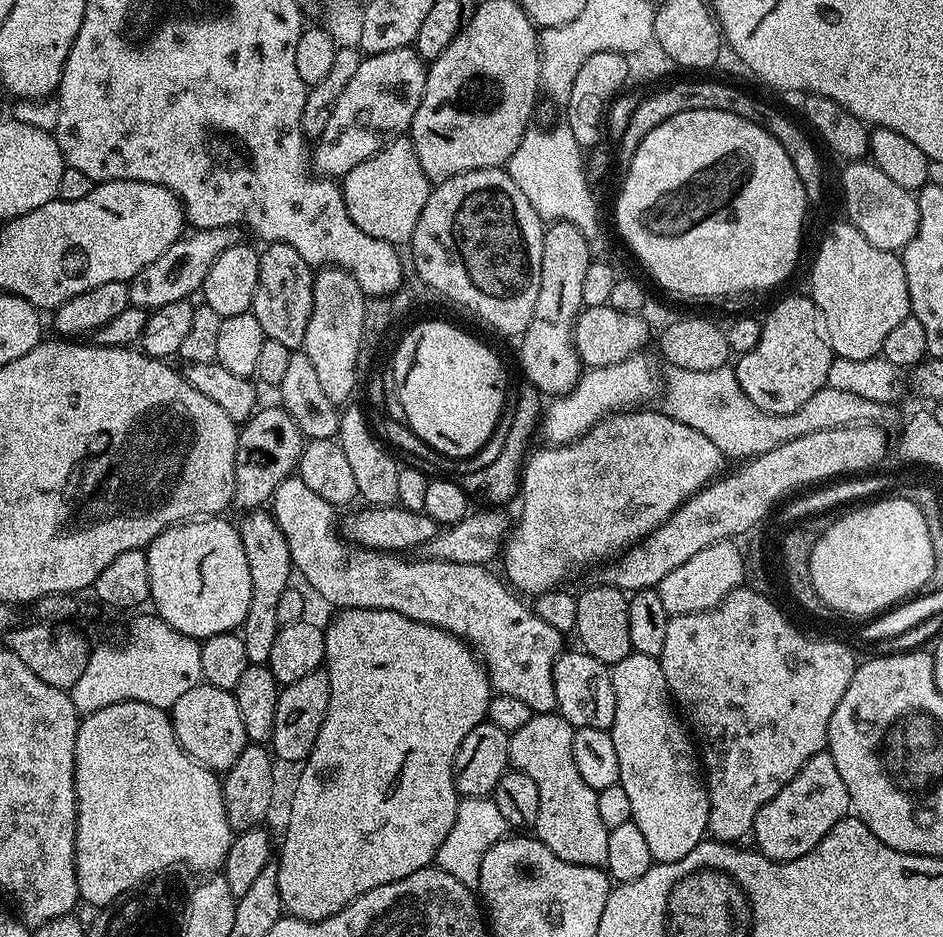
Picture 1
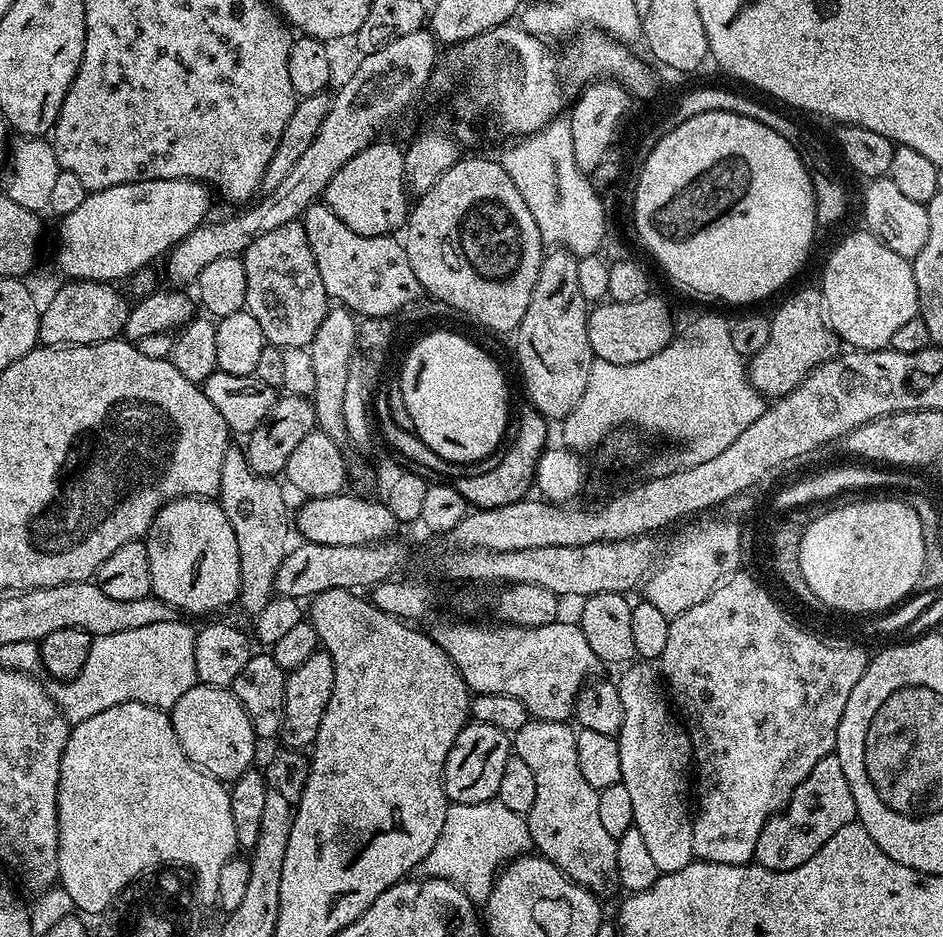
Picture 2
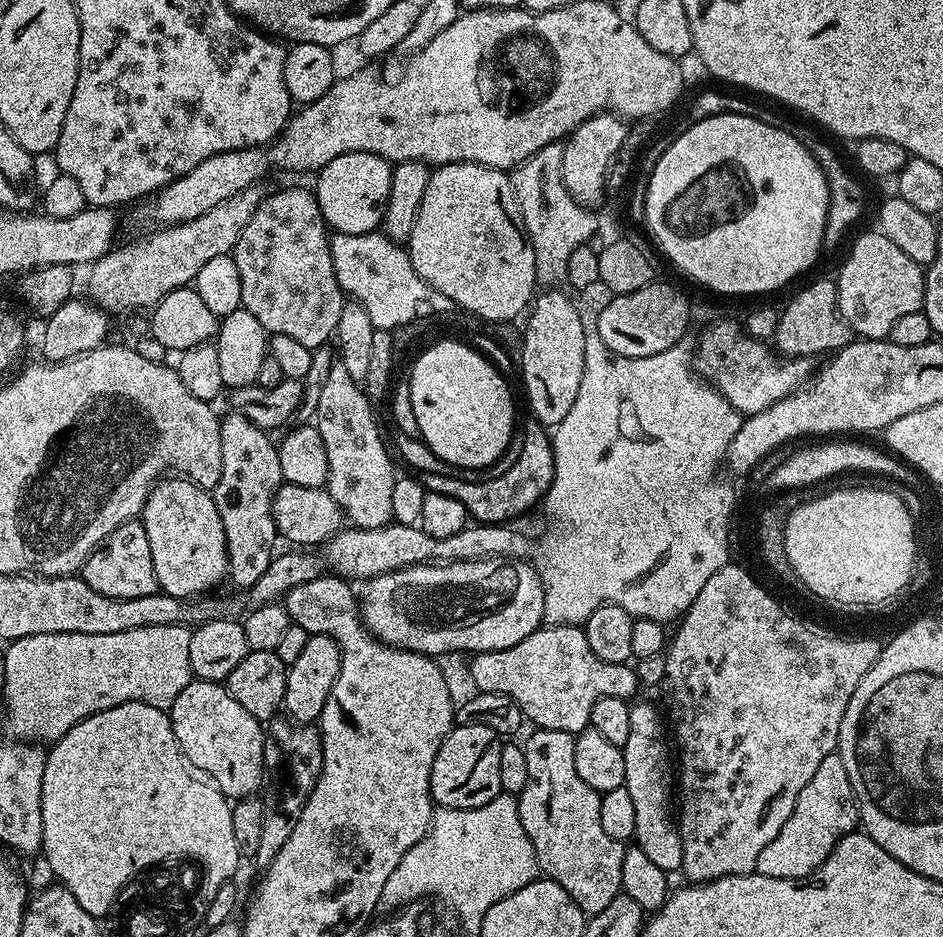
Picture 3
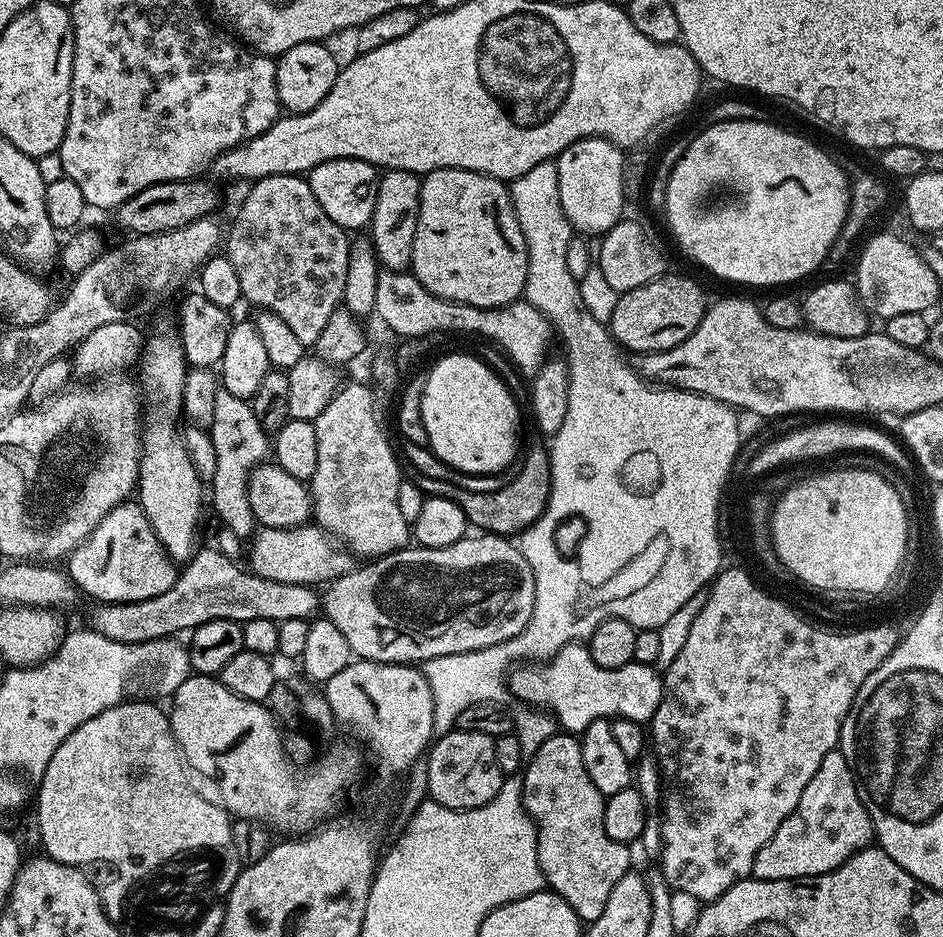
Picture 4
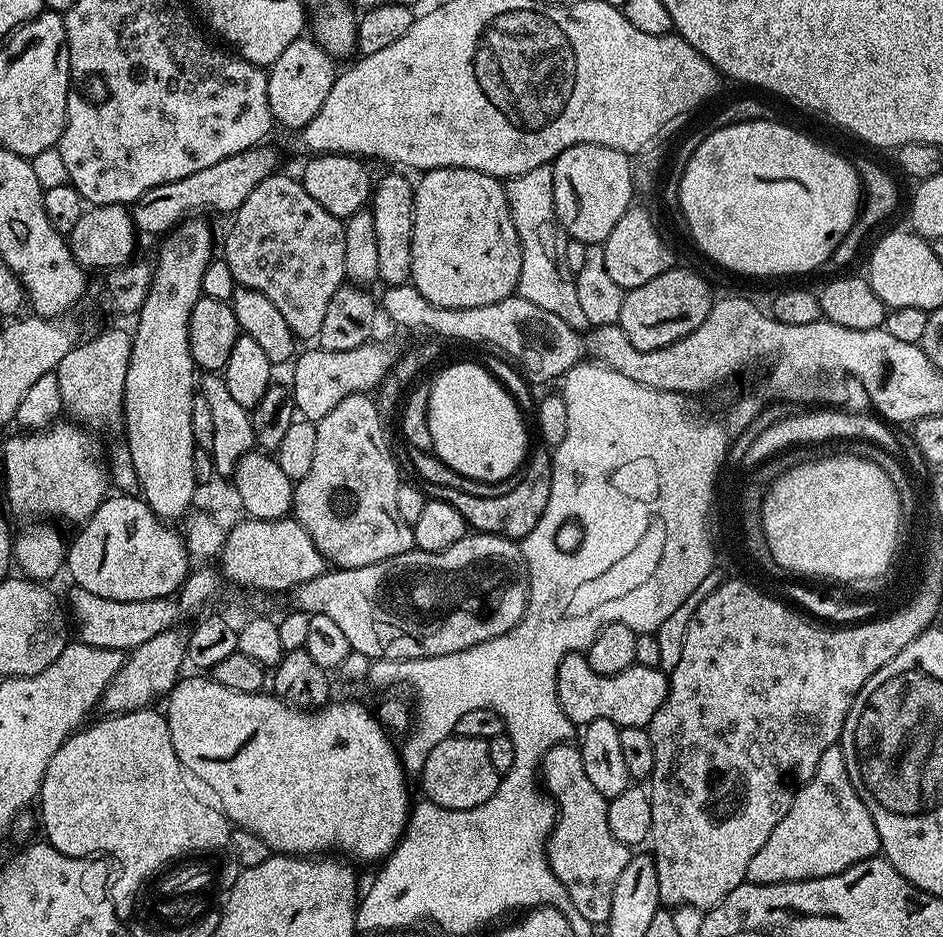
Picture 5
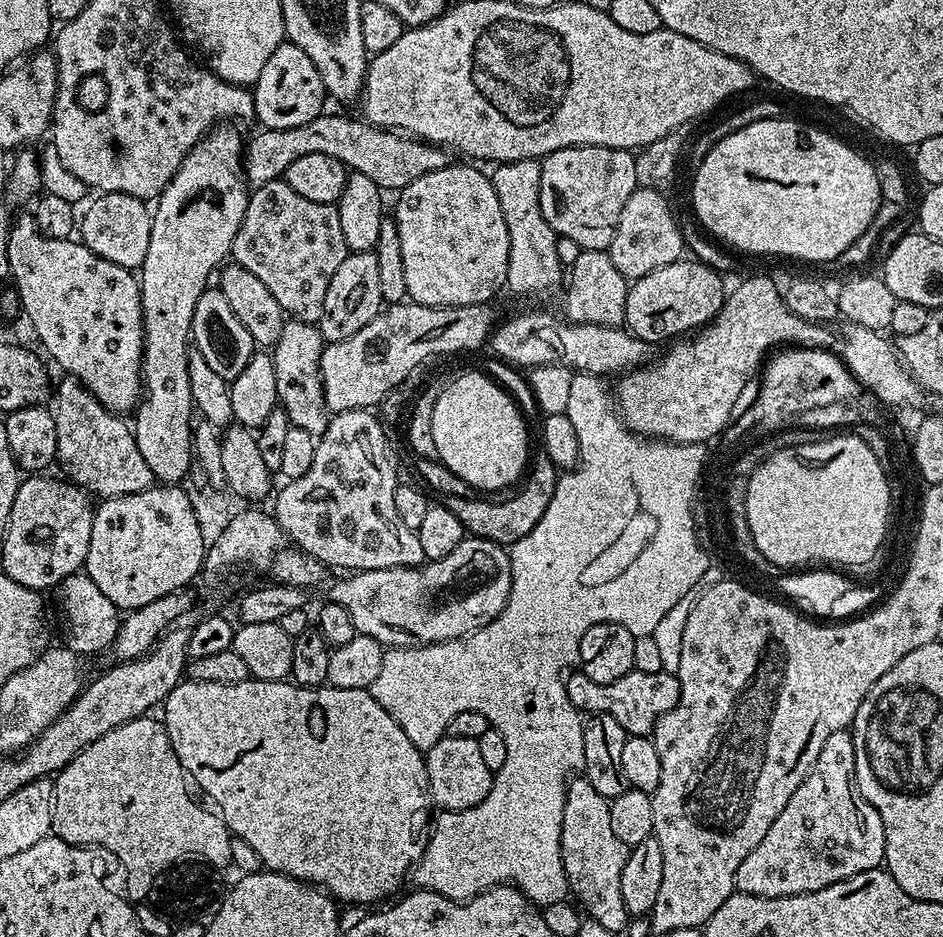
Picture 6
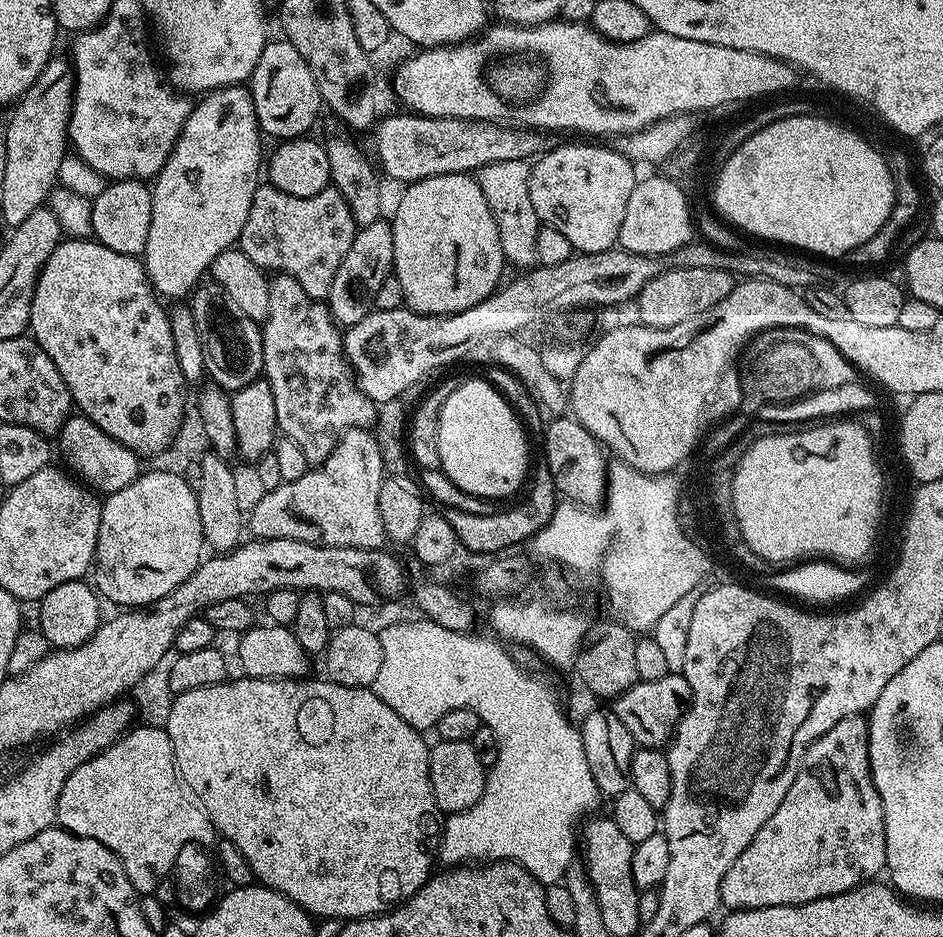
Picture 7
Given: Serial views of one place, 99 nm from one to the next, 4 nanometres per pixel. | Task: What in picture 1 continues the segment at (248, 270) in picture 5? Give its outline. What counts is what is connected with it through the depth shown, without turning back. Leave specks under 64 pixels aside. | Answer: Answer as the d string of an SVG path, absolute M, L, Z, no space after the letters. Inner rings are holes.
M268 244L260 252L258 286L254 290L251 311L262 326L265 337L293 350L303 349L306 322L310 322L314 290L314 270L289 244Z

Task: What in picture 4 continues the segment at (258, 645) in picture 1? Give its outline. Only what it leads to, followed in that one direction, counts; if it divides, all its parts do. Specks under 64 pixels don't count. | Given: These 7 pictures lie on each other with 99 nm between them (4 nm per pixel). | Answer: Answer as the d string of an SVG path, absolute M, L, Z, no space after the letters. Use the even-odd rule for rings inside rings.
M221 390L214 400L214 422L210 435L218 458L218 466L214 466L214 478L210 482L210 508L216 511L217 518L234 535L251 537L257 523L250 508L248 483L252 473L269 459L269 433L258 422L249 401L234 398L234 394Z

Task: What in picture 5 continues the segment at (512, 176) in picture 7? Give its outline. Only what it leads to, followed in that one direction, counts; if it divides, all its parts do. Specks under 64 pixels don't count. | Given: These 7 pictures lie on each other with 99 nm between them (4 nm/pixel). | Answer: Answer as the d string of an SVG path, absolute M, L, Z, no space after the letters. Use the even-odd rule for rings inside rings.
M543 164L535 170L526 170L526 174L511 177L504 193L510 206L510 214L514 218L514 230L518 230L522 246L522 274L518 278L516 292L522 298L534 302L534 306L542 306L542 310L558 314L558 318L562 318L562 322L566 322L571 328L587 329L590 323L581 303L578 302L574 274L570 266L566 266L569 237L554 210L554 178L551 164Z

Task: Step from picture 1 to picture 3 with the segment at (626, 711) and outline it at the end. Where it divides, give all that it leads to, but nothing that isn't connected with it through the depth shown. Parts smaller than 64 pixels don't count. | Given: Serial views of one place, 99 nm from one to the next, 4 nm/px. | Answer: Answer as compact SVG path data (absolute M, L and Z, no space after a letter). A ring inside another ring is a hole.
M633 703L630 735L623 750L626 758L624 788L630 790L630 799L634 801L634 840L650 861L657 864L658 870L676 874L682 866L682 838L674 815L674 760L668 757L668 744L670 748L670 736L661 709L659 712L652 704Z

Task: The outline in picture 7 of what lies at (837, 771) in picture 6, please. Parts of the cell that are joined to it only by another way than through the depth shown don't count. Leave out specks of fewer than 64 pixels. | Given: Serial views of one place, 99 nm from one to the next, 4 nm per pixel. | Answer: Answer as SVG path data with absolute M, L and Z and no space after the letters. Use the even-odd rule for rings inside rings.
M863 715L842 718L838 726L830 726L822 738L818 738L806 750L806 754L800 763L798 774L794 778L794 786L790 786L790 791L786 793L786 798L782 798L782 806L774 810L770 822L754 834L754 842L734 858L734 866L726 870L726 878L722 878L722 890L720 891L720 903L728 910L743 910L745 908L769 908L770 906L790 906L791 904L805 904L814 902L818 898L827 896L837 896L843 892L849 892L851 888L871 881L873 878L885 871L886 868L886 830L884 829L884 811L882 810L882 798L878 798L878 790L872 781L870 774L870 762L868 761L868 722Z

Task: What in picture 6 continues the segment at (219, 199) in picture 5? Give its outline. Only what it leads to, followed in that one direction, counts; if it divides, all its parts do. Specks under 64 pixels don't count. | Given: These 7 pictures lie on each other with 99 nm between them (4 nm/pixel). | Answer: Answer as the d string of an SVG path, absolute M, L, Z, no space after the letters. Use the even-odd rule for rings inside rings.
M322 114L314 122L305 122L302 126L290 126L290 130L274 130L261 127L252 137L247 137L242 148L242 167L244 179L253 189L260 188L266 182L281 179L284 171L302 154L330 154L342 162L345 169L366 174L374 178L381 190L399 190L410 186L414 178L442 170L453 163L454 156L449 149L427 140L417 140L396 130L377 128L363 119L351 120L348 116L328 116Z

